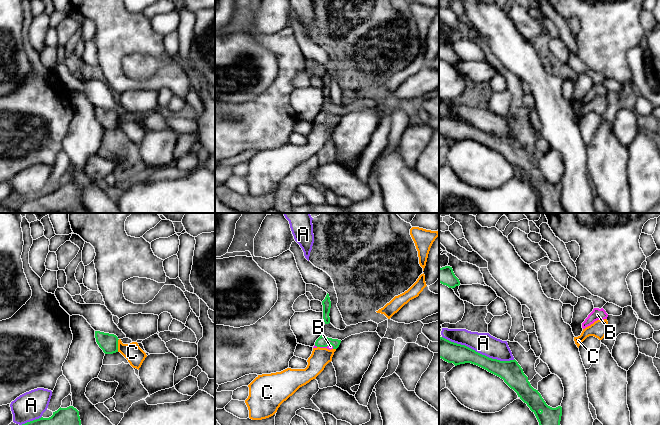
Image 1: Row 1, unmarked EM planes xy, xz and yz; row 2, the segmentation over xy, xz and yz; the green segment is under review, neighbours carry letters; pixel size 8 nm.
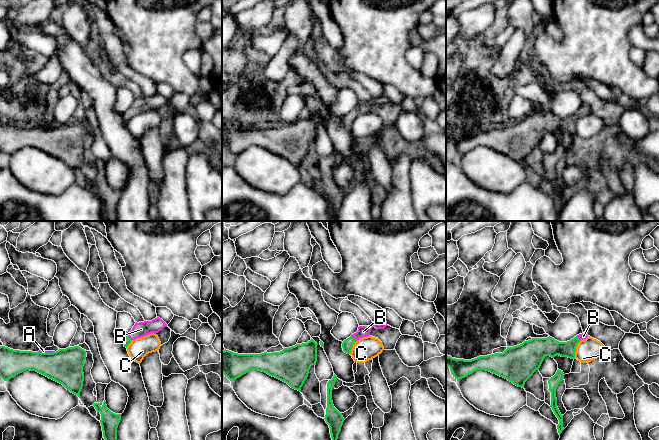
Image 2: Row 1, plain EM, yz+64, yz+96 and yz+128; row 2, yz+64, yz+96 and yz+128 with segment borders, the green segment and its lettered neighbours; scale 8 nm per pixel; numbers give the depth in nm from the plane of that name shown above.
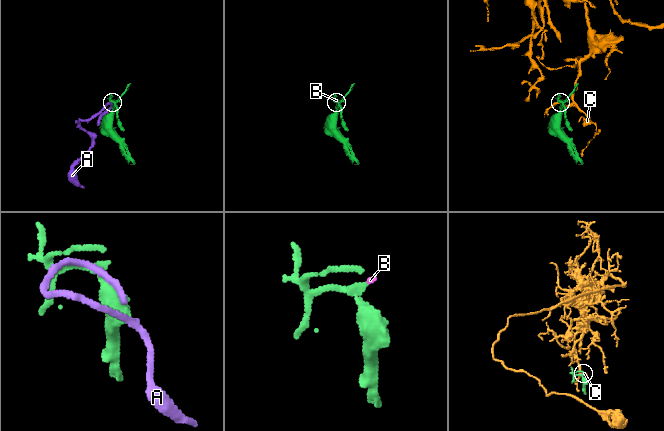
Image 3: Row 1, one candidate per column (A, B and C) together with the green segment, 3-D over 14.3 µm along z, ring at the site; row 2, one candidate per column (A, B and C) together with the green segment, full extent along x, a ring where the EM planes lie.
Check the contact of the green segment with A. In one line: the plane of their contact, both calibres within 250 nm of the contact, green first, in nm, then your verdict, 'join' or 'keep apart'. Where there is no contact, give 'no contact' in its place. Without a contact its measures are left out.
meets green in yz; 170 nm thick on the green side, 170 nm on the other; keep apart

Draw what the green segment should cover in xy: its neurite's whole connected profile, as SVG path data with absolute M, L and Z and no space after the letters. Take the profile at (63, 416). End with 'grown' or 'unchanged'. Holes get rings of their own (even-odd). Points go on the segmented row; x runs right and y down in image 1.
M73 406L59 408L49 418L39 418L22 425L81 425L79 411Z; unchanged

